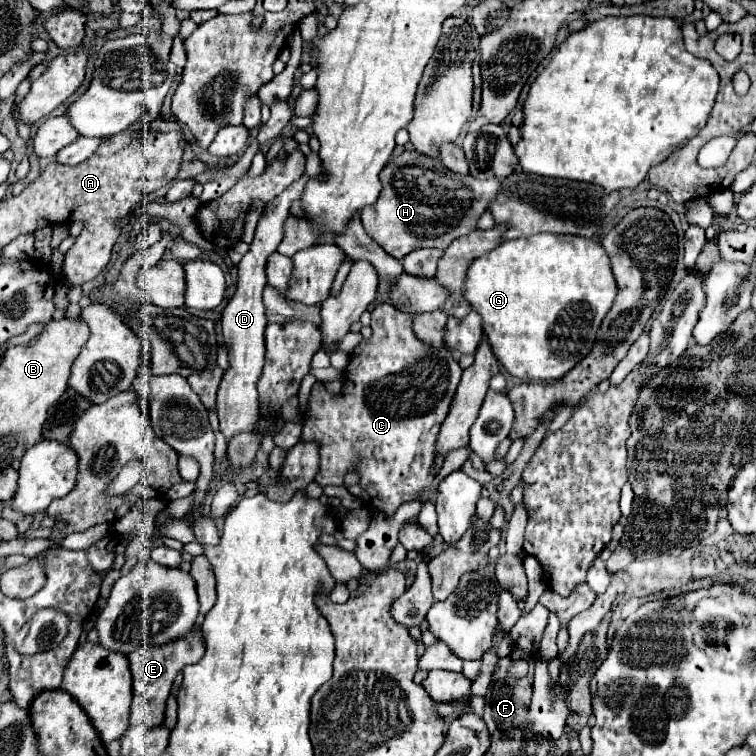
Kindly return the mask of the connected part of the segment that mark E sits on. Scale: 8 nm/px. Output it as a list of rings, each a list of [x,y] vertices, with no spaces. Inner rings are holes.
[[[191,631],[183,639],[171,641],[163,647],[141,647],[129,653],[129,663],[131,663],[131,673],[133,673],[133,703],[131,703],[131,717],[129,717],[129,727],[145,725],[145,727],[157,727],[161,725],[165,717],[165,701],[169,697],[171,685],[177,677],[177,673],[195,661],[199,661],[205,653],[205,643],[201,631]]]

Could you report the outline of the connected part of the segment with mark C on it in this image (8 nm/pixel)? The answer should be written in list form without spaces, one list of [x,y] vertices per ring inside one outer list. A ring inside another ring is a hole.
[[[381,303],[373,307],[371,329],[371,339],[363,341],[351,353],[341,393],[329,393],[319,381],[313,385],[301,441],[313,441],[319,445],[321,465],[319,473],[315,475],[315,481],[321,487],[345,485],[345,473],[357,469],[361,473],[361,481],[347,487],[349,493],[363,499],[365,505],[373,505],[375,509],[391,517],[401,503],[411,501],[415,493],[429,487],[429,483],[433,481],[435,439],[449,411],[451,399],[455,395],[463,371],[449,349],[435,349],[419,341],[411,329],[411,317],[407,313],[397,311],[391,303]]]

